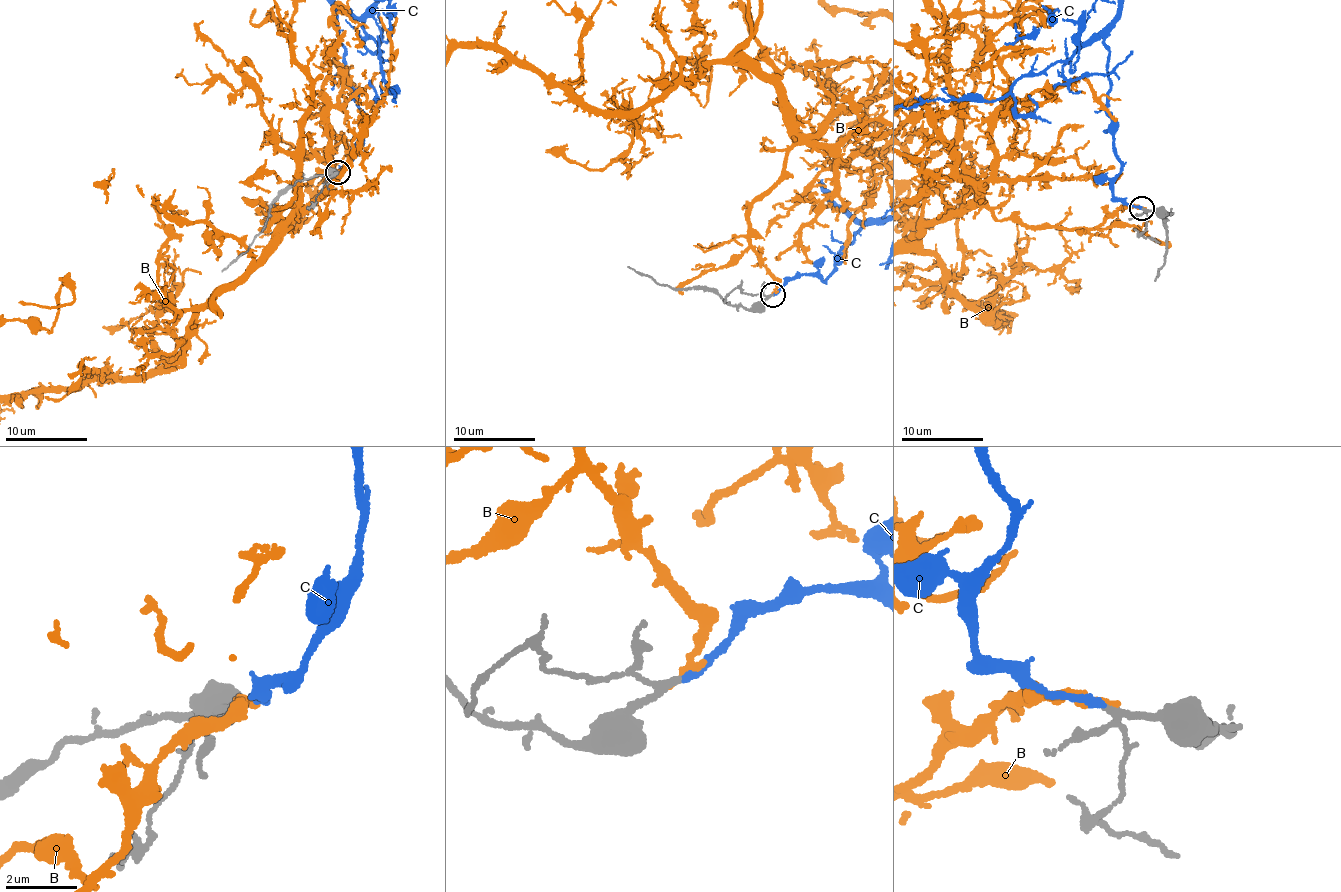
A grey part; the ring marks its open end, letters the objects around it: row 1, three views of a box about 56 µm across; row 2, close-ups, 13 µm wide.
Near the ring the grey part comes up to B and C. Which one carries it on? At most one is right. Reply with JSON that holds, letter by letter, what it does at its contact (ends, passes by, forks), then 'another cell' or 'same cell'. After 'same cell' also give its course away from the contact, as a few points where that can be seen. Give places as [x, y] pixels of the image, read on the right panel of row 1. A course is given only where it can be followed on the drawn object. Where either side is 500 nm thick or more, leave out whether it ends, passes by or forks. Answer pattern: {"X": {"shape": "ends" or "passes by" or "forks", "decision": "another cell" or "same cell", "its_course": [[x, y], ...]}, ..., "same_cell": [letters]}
{"B": {"shape": "ends", "decision": "another cell"}, "C": {"shape": "ends", "decision": "same cell"}, "same_cell": ["C"]}

